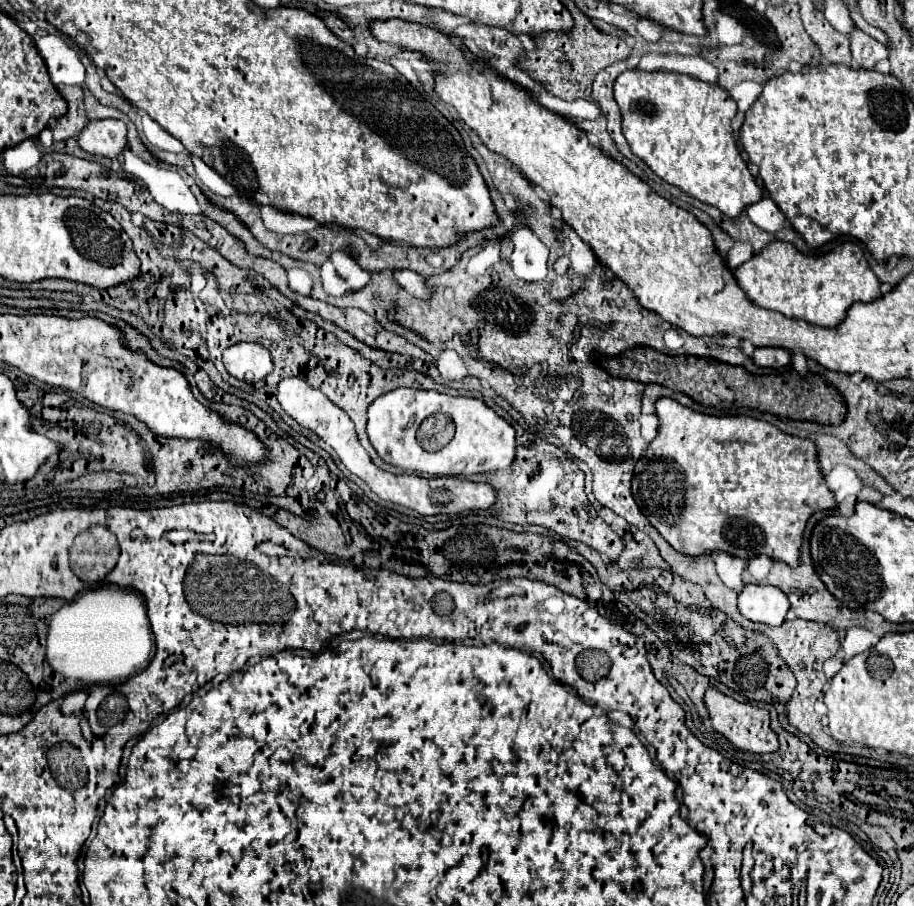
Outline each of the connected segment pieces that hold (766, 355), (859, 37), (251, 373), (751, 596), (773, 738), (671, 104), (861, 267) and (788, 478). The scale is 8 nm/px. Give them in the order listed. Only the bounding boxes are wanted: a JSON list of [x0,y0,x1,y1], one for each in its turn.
[[751,347,791,369],[849,27,889,69],[223,343,273,383],[739,585,789,625],[705,687,779,753],[615,69,763,217],[733,241,881,327],[633,399,837,567]]

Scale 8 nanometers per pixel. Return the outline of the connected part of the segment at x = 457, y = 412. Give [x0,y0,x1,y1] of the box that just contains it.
[367,387,515,477]

